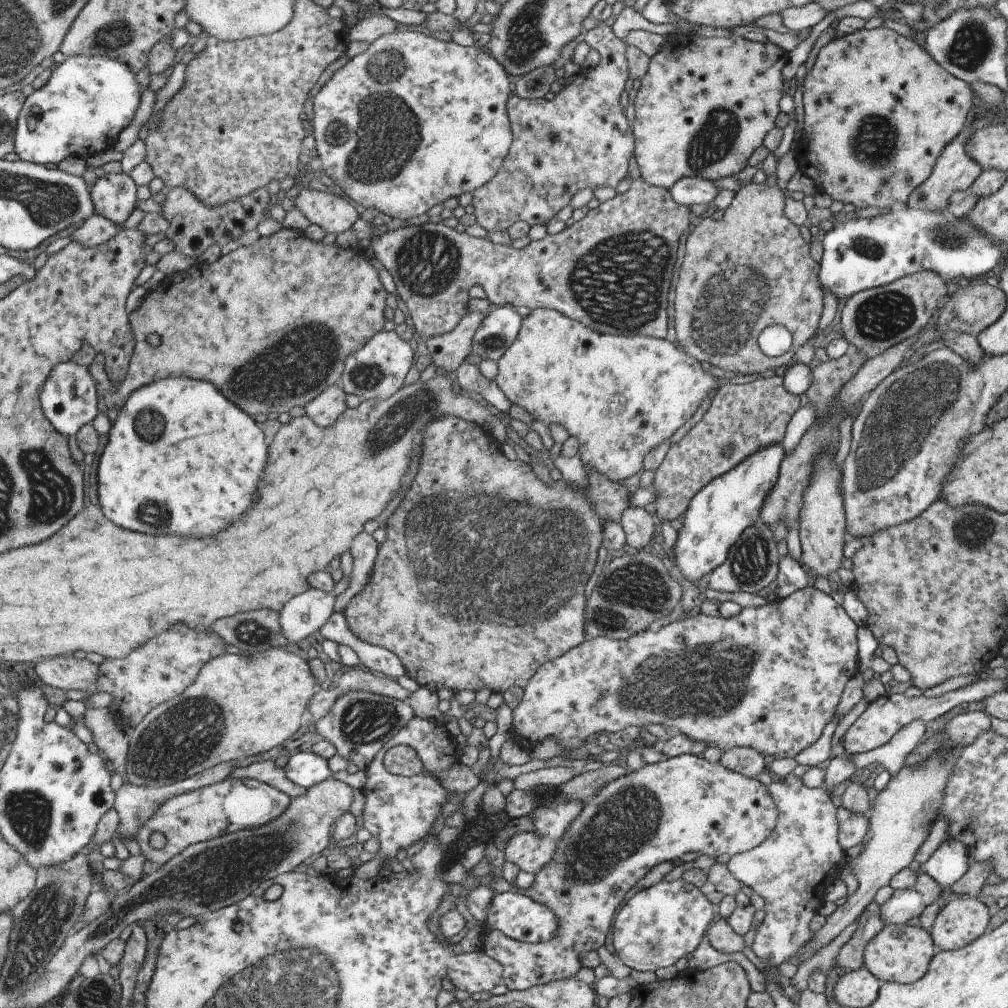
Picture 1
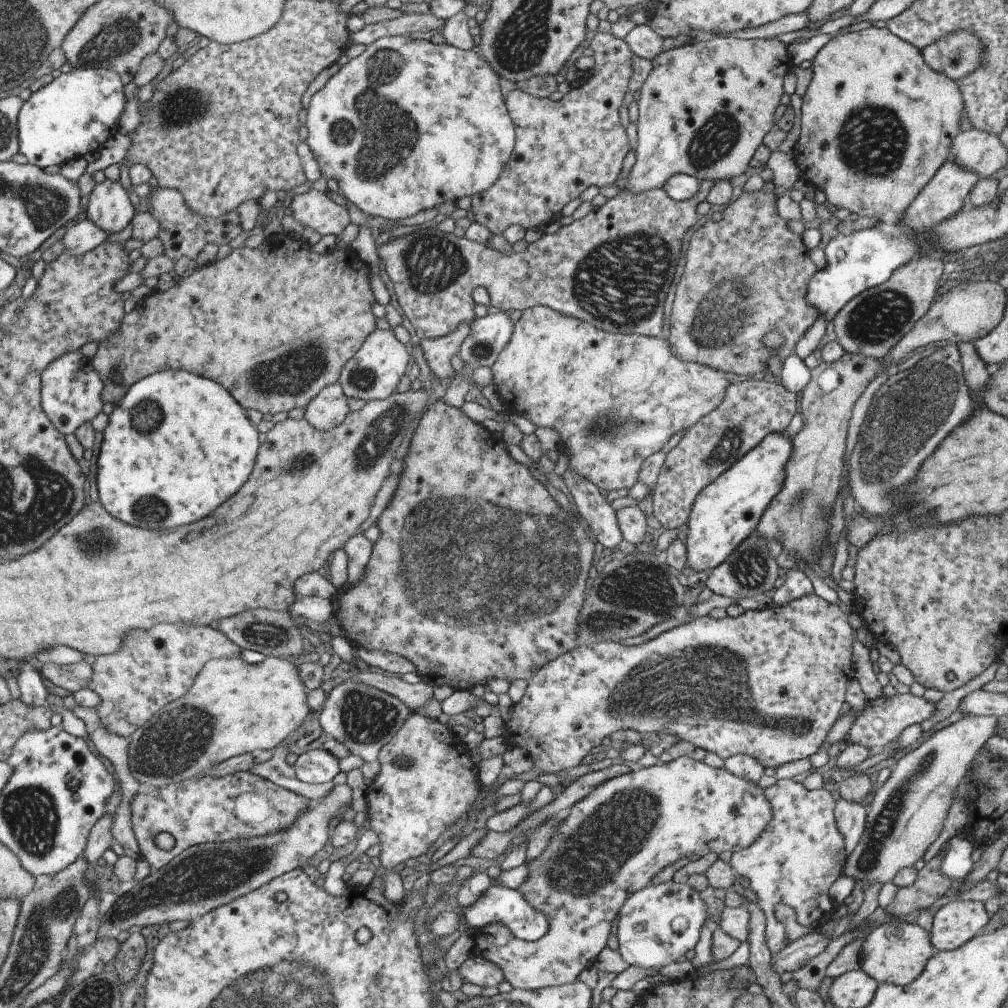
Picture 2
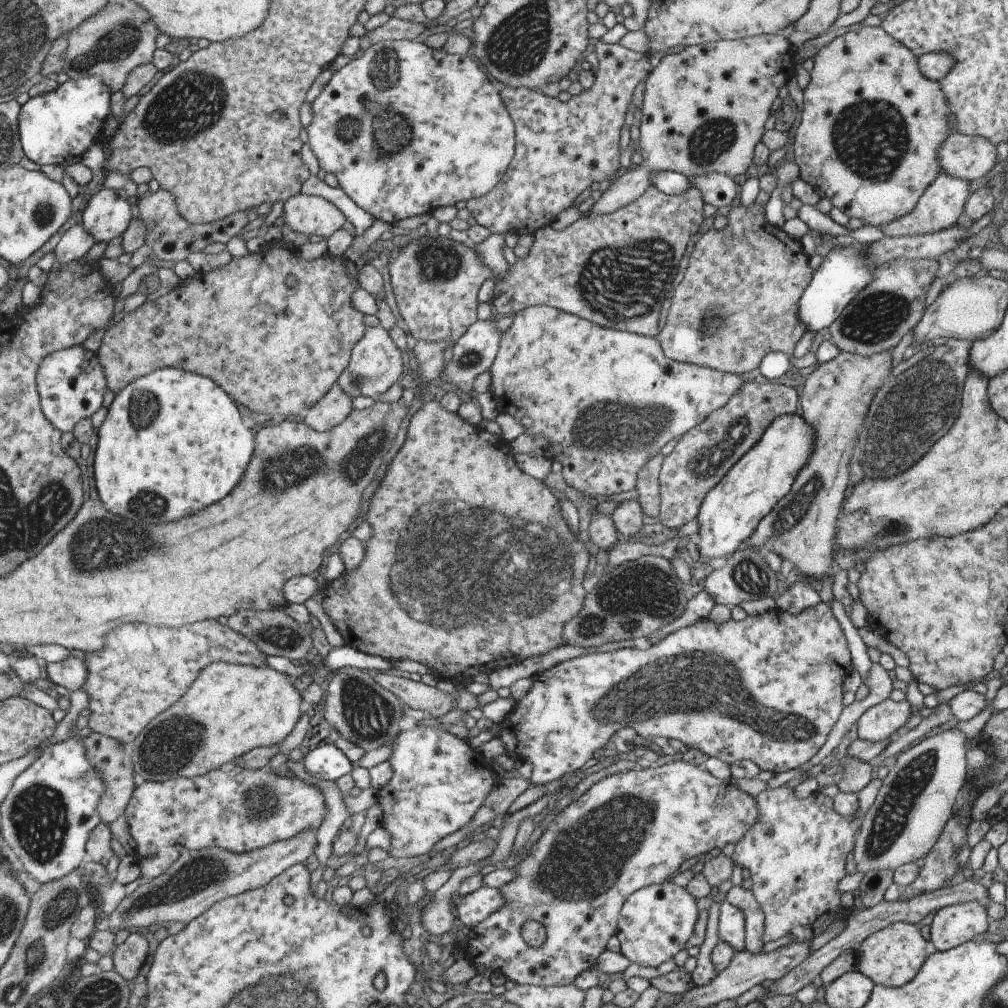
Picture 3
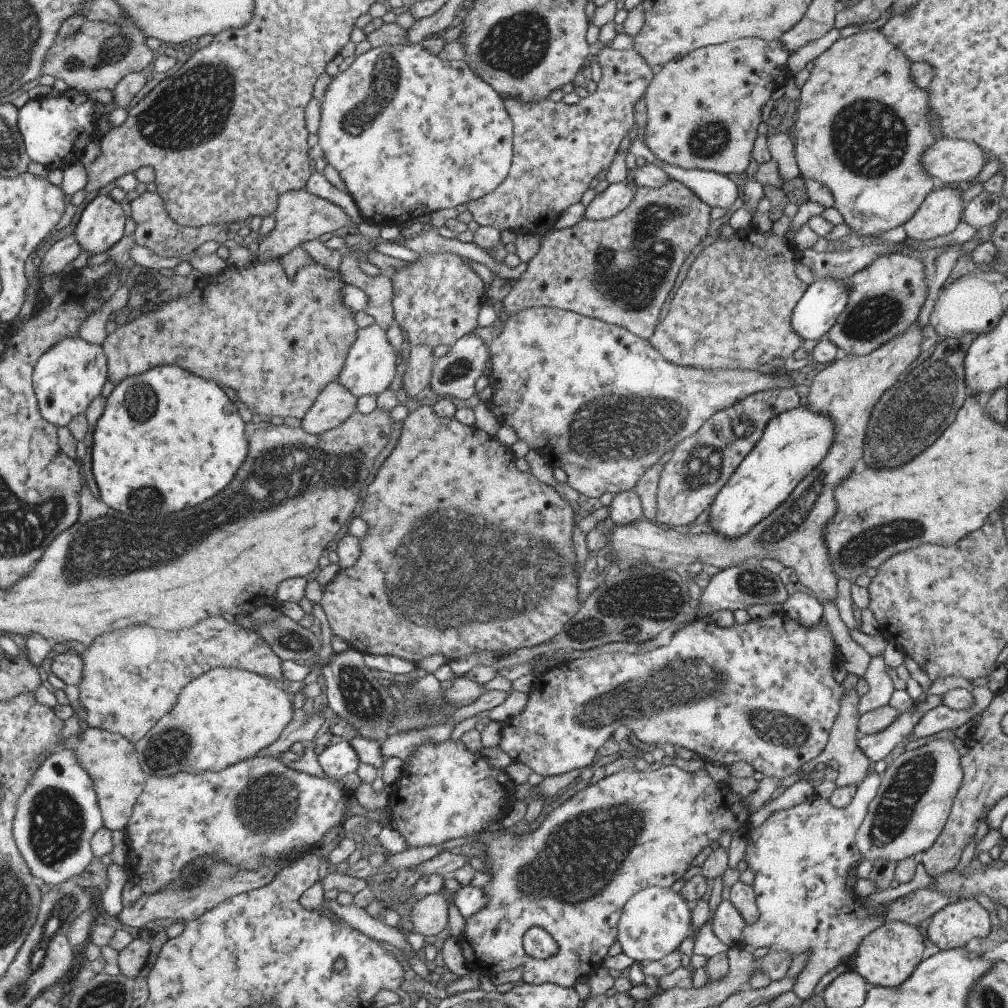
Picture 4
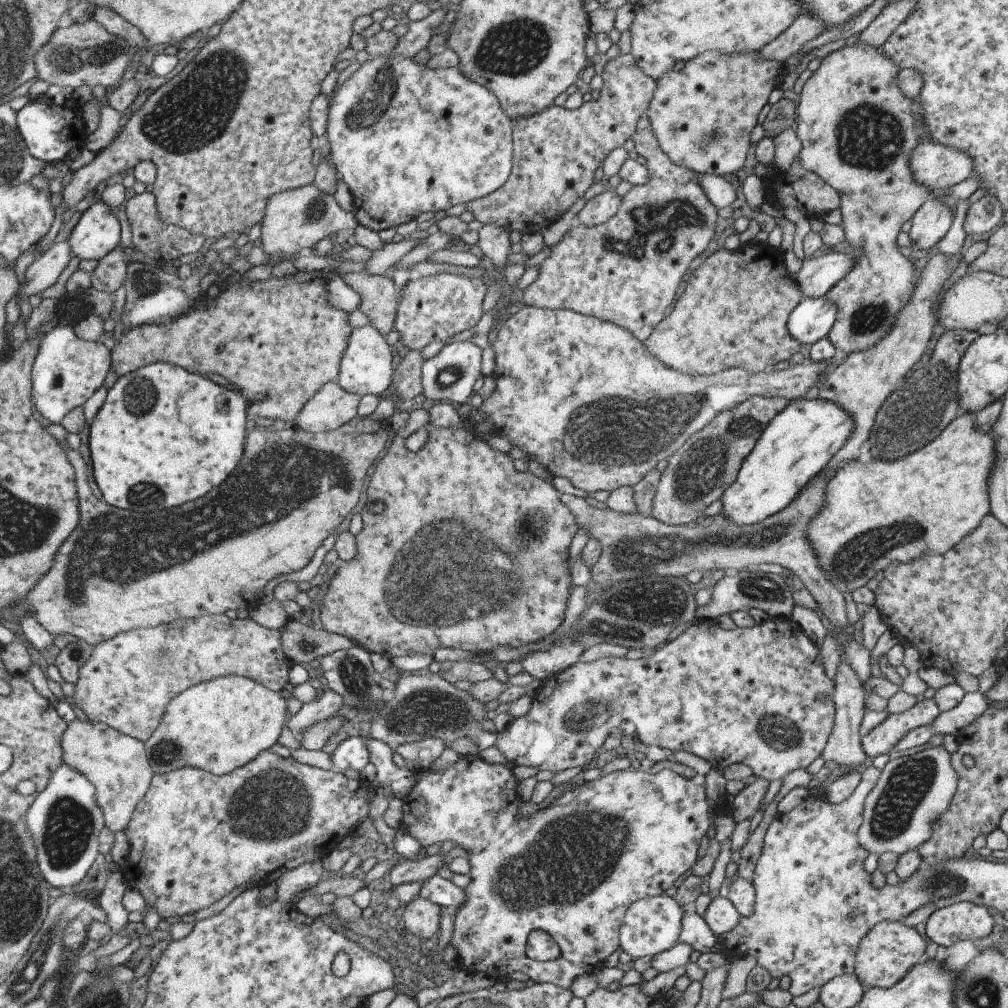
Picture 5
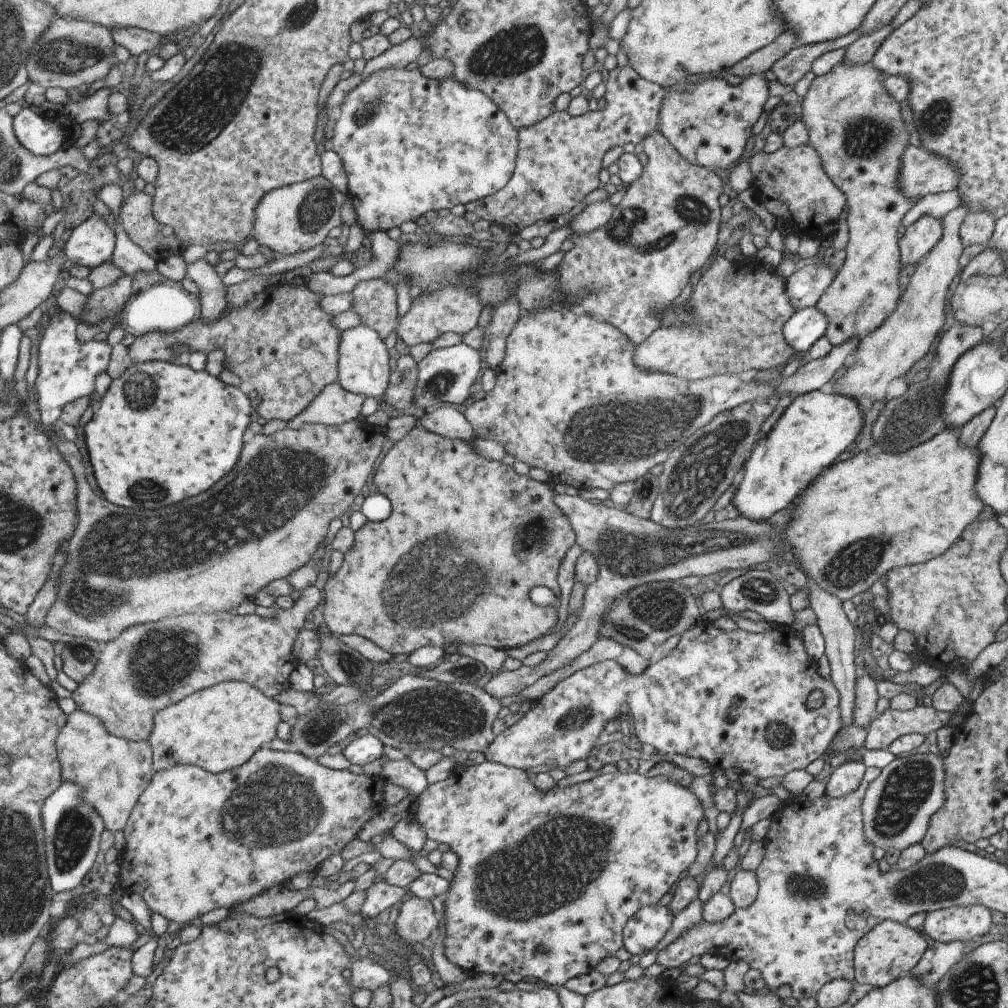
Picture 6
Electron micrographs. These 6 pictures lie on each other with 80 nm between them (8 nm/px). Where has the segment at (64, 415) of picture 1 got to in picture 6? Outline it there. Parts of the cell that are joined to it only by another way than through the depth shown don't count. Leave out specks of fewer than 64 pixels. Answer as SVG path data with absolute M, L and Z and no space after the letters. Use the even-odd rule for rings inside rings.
M58 307L50 323L44 330L39 345L38 374L35 389L38 395L36 418L43 430L49 436L53 448L59 450L55 430L60 425L63 409L69 402L81 397L88 397L95 392L95 380L101 372L109 368L111 362L111 345L105 341L81 342L77 338L78 319L73 318L69 312Z

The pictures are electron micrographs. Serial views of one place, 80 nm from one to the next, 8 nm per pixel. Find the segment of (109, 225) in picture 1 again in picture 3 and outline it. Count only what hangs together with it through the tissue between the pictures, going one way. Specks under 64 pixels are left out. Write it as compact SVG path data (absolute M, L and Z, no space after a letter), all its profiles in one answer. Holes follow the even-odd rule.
M82 224L71 227L64 232L64 235L53 250L55 264L63 266L75 261L81 261L95 243L97 242L93 234Z

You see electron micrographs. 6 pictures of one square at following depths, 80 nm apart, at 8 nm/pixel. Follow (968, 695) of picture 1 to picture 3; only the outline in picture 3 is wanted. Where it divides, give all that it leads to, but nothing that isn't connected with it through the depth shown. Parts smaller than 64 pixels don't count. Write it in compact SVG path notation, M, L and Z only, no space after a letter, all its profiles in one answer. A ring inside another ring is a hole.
M890 698L869 707L856 722L859 738L868 741L891 740L897 731L903 731L903 724L909 718L909 704L906 699L893 702Z

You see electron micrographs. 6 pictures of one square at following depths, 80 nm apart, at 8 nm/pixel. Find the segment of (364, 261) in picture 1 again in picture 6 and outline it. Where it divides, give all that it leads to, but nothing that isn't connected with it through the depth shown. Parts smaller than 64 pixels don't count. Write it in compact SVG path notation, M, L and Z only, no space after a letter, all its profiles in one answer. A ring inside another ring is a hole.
M286 284L282 287L264 288L245 306L237 310L225 308L225 312L219 317L219 320L210 325L205 324L199 318L195 324L189 323L178 332L150 332L142 337L136 337L133 344L128 347L126 366L154 360L182 361L172 349L175 343L181 343L190 352L199 350L205 354L209 350L221 348L225 355L222 366L235 373L240 378L241 384L253 386L253 390L259 394L259 398L263 398L262 417L267 420L278 418L288 421L295 415L303 413L306 406L324 386L337 382L340 332L329 324L333 315L323 312L317 306L318 296L319 290L316 290L311 284L309 286Z

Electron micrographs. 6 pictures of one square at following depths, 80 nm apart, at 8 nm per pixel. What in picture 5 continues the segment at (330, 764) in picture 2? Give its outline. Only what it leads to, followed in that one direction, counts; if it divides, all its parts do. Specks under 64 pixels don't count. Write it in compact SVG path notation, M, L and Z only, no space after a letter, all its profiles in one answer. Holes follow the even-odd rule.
M349 737L335 748L329 755L333 762L332 770L342 772L345 768L360 771L367 763L369 758L368 738L366 737Z

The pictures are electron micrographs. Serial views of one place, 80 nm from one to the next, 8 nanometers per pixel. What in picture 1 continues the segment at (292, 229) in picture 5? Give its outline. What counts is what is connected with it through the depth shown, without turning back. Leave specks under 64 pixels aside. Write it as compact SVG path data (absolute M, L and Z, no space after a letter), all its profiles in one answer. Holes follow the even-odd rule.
M301 186L298 194L290 202L310 222L327 234L345 232L357 220L351 204L343 198Z

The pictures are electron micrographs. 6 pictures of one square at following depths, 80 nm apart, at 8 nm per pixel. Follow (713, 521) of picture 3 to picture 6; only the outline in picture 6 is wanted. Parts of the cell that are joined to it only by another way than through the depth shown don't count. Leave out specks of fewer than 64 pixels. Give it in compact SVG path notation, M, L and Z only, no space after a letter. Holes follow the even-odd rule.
M825 389L793 396L792 402L781 413L771 430L759 438L757 446L744 462L743 478L731 501L738 510L738 516L760 522L791 504L793 498L796 498L813 478L825 467L829 467L841 452L858 441L863 416L864 413L854 398Z

